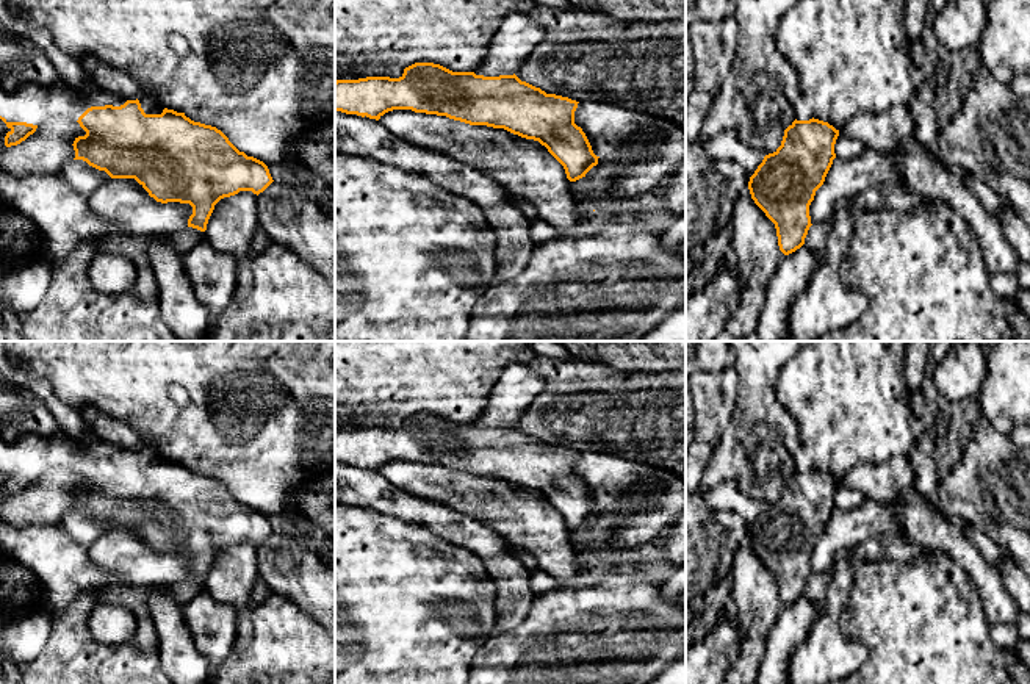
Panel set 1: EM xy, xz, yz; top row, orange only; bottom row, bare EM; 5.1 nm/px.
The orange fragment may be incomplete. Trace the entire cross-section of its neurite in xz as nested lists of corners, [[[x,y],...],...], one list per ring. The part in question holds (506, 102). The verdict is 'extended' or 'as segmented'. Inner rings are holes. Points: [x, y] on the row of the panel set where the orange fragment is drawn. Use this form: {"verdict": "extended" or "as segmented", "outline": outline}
{"verdict": "as segmented", "outline": [[[415,63],[399,78],[366,77],[335,81],[335,111],[379,121],[393,110],[446,116],[470,125],[504,128],[538,141],[564,166],[567,178],[576,182],[598,164],[598,158],[581,127],[574,124],[576,100],[546,94],[513,75],[484,77],[452,72],[434,63]]]}

